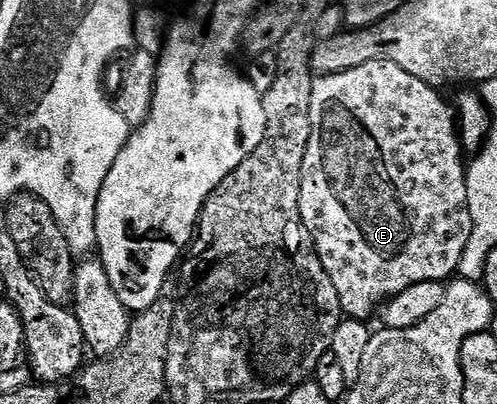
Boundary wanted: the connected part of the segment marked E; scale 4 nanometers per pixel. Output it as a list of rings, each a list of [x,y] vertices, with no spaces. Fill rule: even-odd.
[[[371,62],[367,66],[349,70],[343,74],[317,76],[314,79],[311,94],[311,130],[313,133],[311,142],[307,146],[307,158],[303,158],[299,210],[303,214],[303,222],[311,234],[313,244],[317,247],[317,253],[323,262],[323,270],[327,270],[339,294],[341,311],[346,317],[368,321],[369,315],[377,307],[380,309],[394,296],[403,294],[405,290],[419,282],[448,281],[454,275],[452,272],[460,266],[469,244],[471,248],[474,243],[475,227],[471,222],[468,198],[467,156],[461,147],[454,109],[450,105],[448,108],[441,96],[444,95],[438,89],[427,86],[427,82],[419,82],[419,78],[407,74],[407,70],[399,70],[399,66],[391,62]]]

